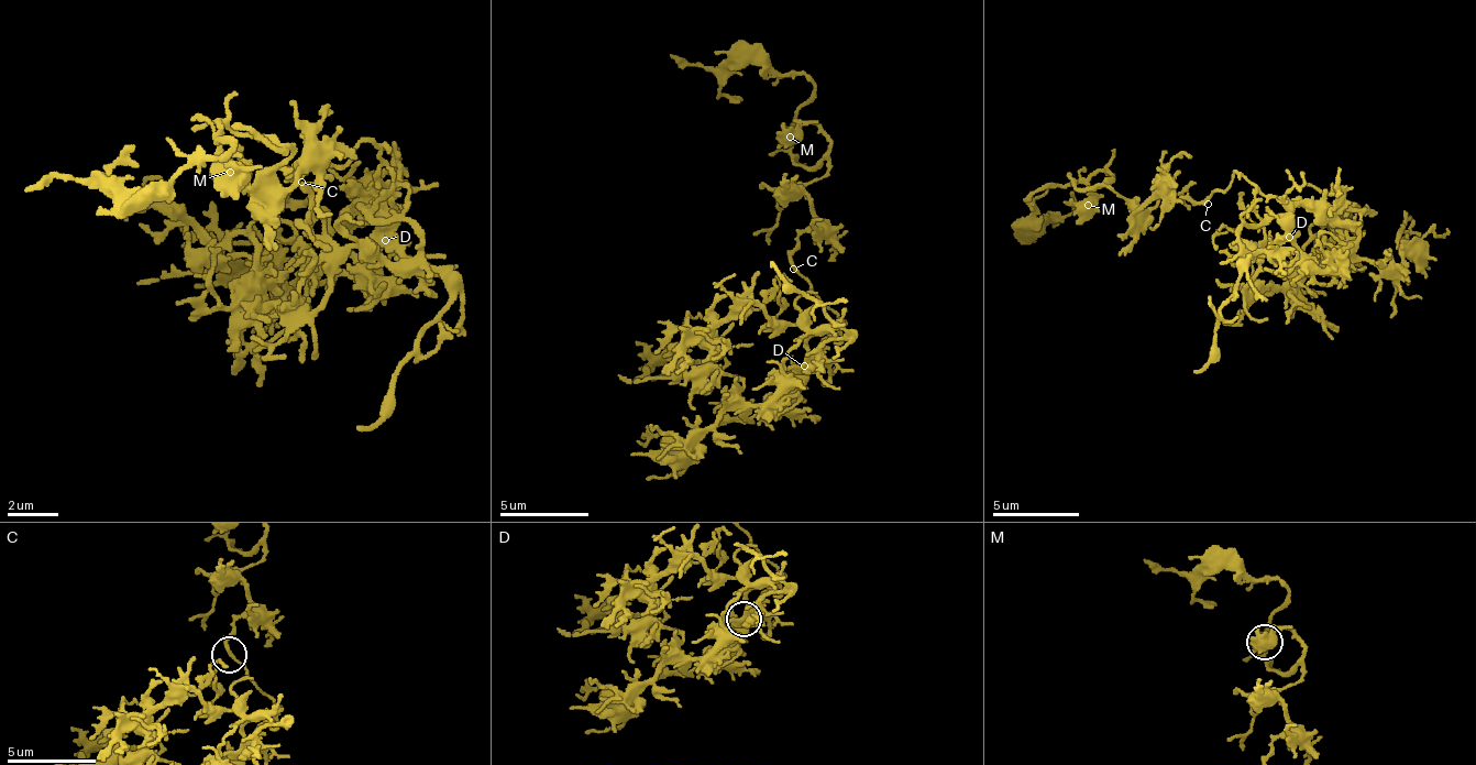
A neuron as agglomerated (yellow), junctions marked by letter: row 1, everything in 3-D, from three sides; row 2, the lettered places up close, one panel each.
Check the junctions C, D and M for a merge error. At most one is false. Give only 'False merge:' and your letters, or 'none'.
False merge: D

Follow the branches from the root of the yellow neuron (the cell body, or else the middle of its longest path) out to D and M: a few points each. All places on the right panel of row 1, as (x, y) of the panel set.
D: (1203, 199), (1224, 189), (1237, 171), (1284, 205), (1288, 236)
M: (1203, 199), (1156, 195), (1131, 200), (1104, 187), (1113, 179), (1108, 172), (1100, 172), (1088, 181), (1087, 206)

